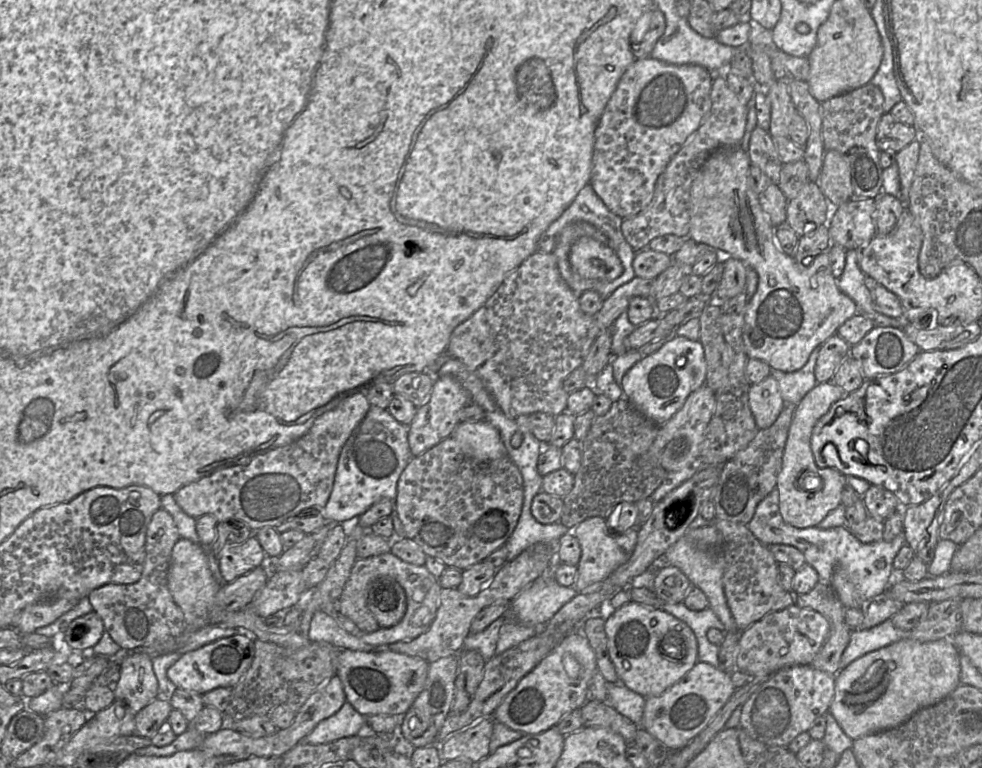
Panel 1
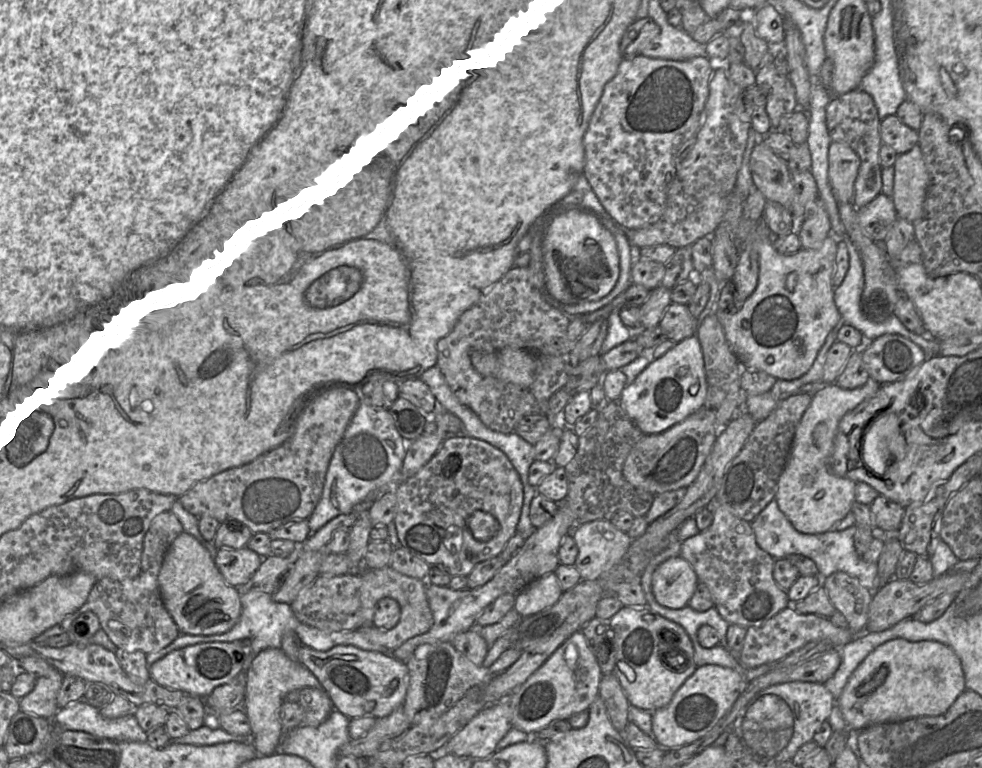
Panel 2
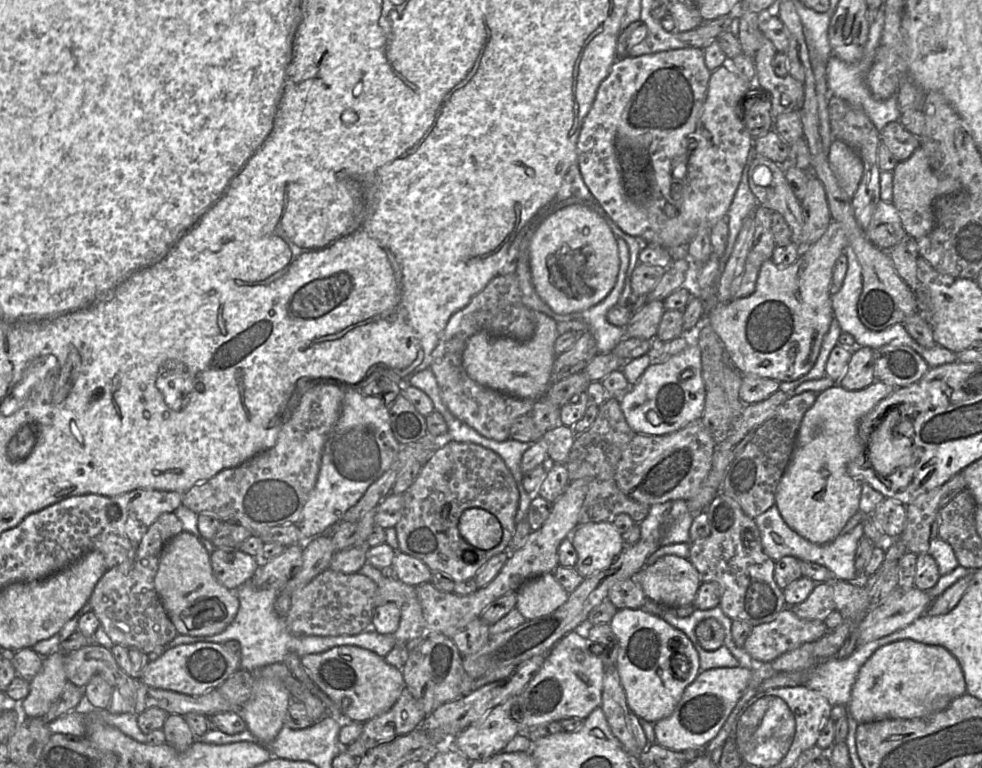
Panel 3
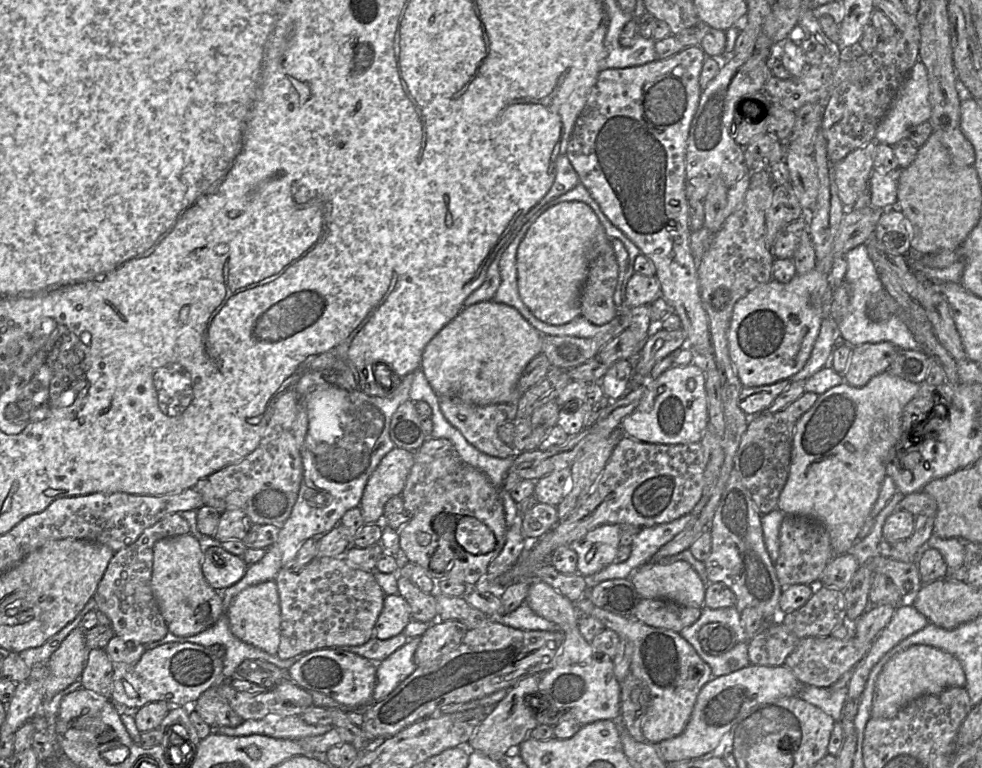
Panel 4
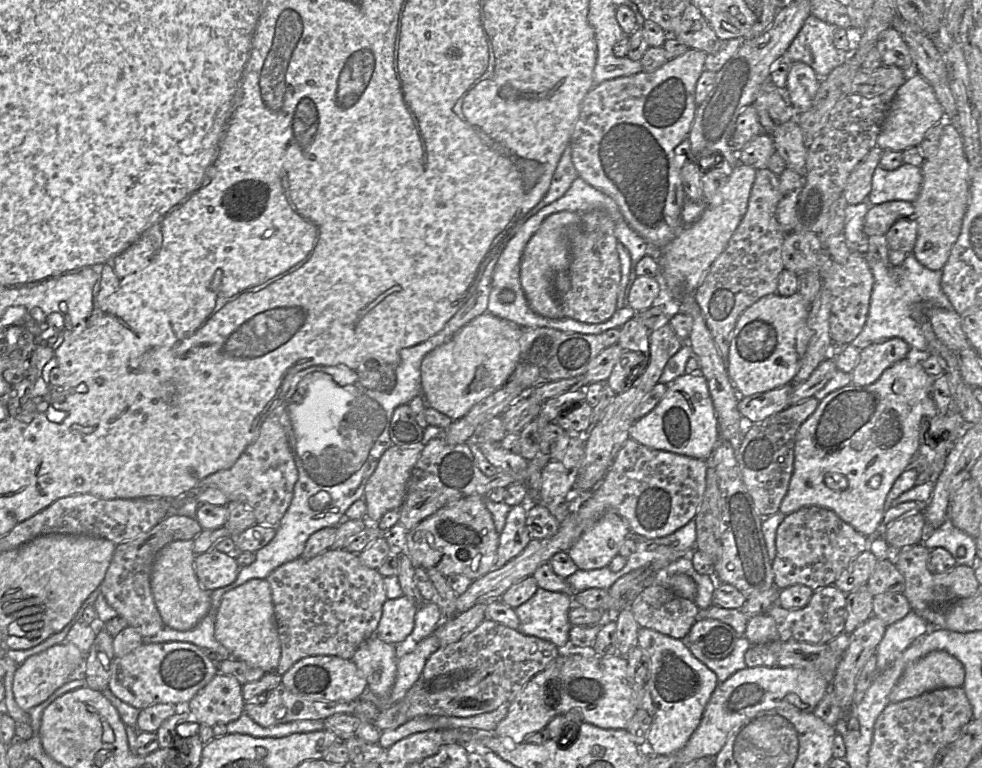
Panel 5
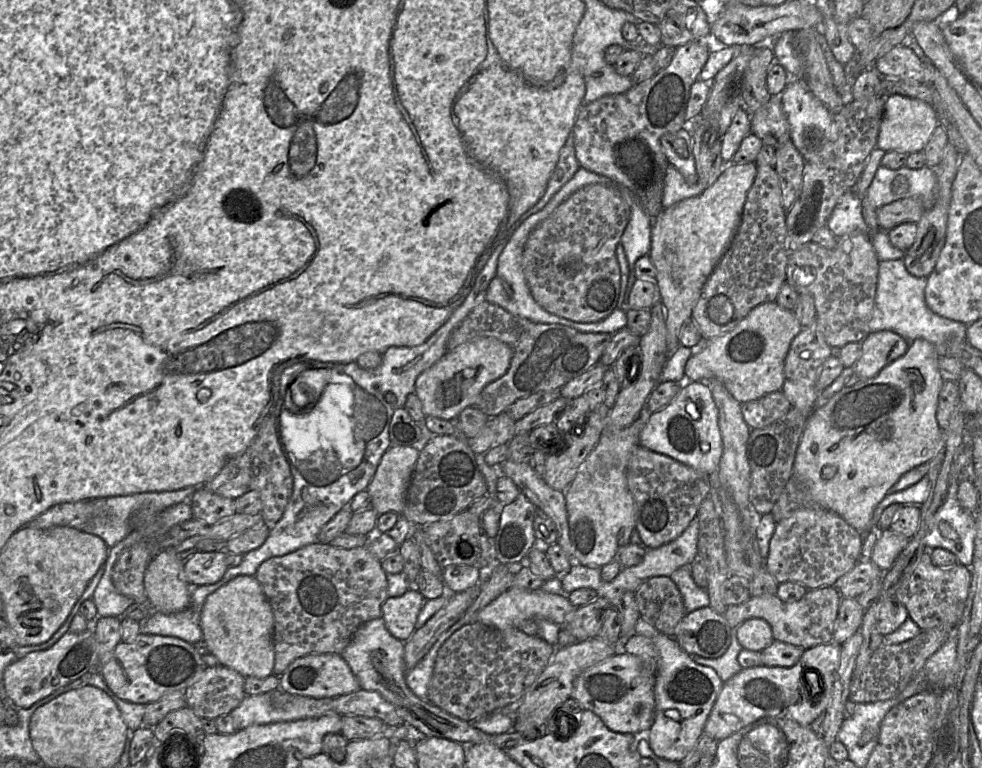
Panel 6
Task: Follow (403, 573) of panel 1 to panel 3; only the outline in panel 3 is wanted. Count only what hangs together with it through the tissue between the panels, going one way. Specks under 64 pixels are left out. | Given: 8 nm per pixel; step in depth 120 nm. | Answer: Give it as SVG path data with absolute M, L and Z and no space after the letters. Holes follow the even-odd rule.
M386 576L383 582L377 586L375 607L393 602L401 611L399 627L393 634L398 642L405 644L414 638L424 637L426 633L426 622L415 587L397 578L388 578Z

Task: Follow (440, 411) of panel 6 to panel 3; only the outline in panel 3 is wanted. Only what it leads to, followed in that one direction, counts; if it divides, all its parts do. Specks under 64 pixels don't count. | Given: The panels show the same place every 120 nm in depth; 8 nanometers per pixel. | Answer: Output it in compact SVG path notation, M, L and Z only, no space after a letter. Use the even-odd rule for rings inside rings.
M530 309L530 314L535 324L535 332L529 340L518 341L509 337L494 336L485 331L481 331L467 340L463 351L462 364L472 380L480 385L518 398L538 400L546 394L551 385L551 373L556 359L554 346L556 339L559 337L557 322L537 310Z

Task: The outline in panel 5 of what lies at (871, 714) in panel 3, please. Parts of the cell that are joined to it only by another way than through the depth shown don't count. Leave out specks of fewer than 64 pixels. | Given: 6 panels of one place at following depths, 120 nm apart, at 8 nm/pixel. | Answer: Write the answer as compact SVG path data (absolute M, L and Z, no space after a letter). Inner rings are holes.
M933 651L908 666L893 687L890 703L918 697L941 688L962 687L963 665L944 651Z

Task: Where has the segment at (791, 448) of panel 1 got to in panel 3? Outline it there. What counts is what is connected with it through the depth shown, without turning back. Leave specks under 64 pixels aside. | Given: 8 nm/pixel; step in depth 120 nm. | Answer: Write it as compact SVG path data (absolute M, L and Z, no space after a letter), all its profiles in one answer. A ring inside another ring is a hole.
M875 380L871 385L867 386L862 390L847 390L837 383L836 385L822 392L819 392L816 396L813 405L803 415L803 418L801 420L796 434L791 458L780 479L780 482L776 490L776 506L784 521L788 524L788 526L795 532L797 532L799 535L809 540L810 542L818 545L824 545L832 542L838 535L841 534L842 529L849 521L849 519L859 511L862 482L854 477L851 477L847 472L847 465L857 457L862 457L862 445L864 442L860 439L858 435L858 425L860 420L867 413L869 413L881 400L889 396L894 390L895 387L881 380Z

